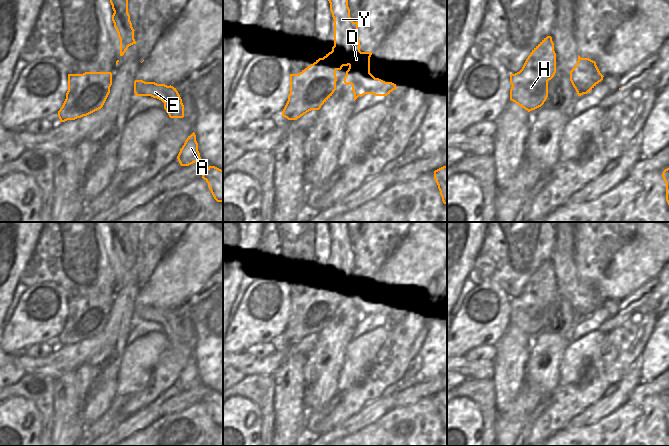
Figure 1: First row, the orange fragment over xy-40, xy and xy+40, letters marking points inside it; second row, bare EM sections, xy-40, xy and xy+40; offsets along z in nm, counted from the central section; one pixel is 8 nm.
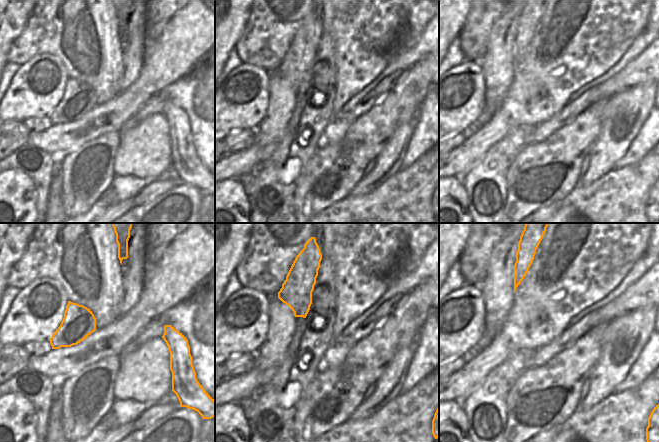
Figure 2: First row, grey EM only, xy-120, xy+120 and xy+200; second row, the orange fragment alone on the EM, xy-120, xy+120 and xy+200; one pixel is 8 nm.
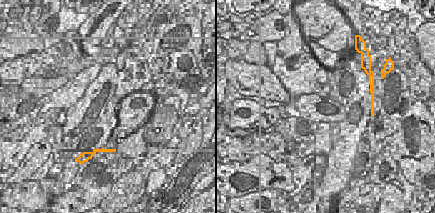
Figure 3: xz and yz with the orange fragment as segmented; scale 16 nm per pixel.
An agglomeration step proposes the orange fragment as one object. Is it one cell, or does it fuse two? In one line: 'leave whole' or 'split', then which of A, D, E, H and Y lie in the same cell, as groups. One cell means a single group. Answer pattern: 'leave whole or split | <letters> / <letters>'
split | A D E Y / H

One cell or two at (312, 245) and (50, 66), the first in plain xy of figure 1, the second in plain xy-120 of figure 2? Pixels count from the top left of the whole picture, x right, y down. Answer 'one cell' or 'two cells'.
two cells

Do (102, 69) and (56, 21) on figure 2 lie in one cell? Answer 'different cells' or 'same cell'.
same cell

